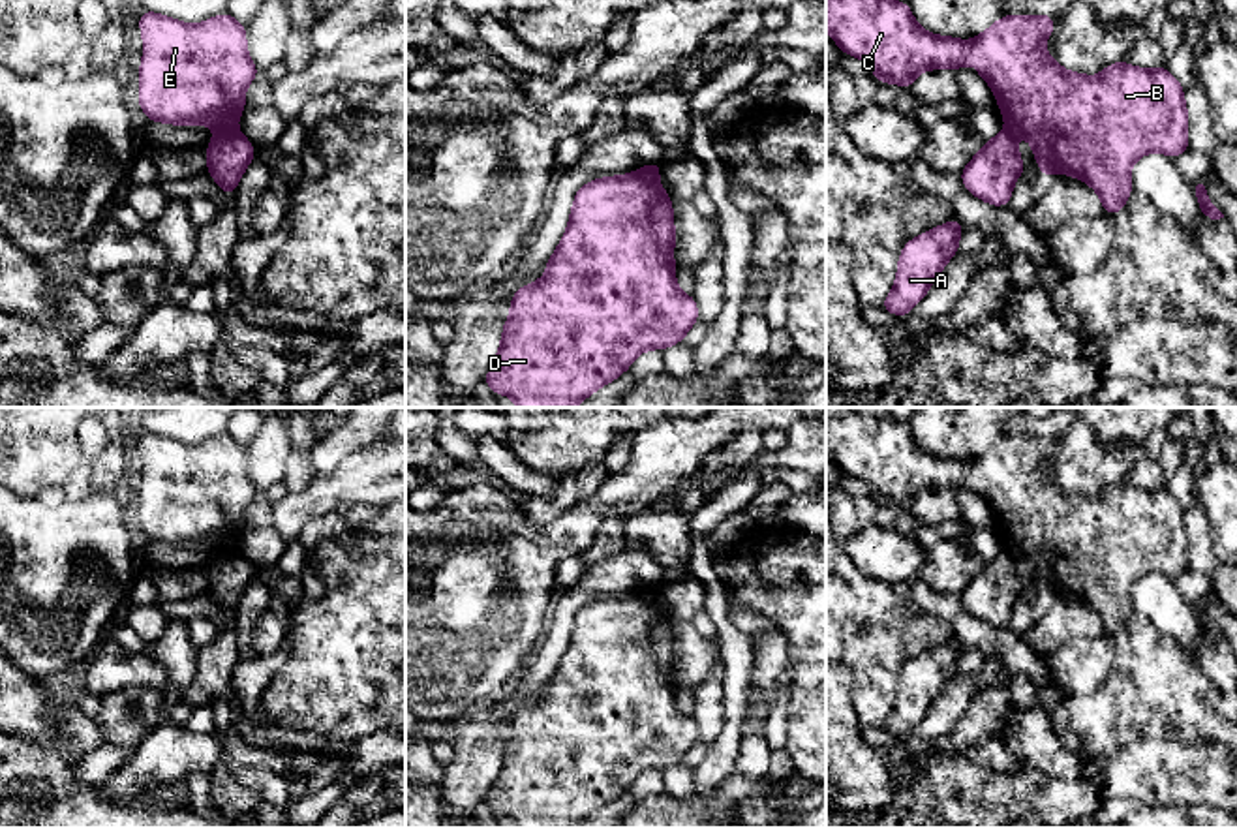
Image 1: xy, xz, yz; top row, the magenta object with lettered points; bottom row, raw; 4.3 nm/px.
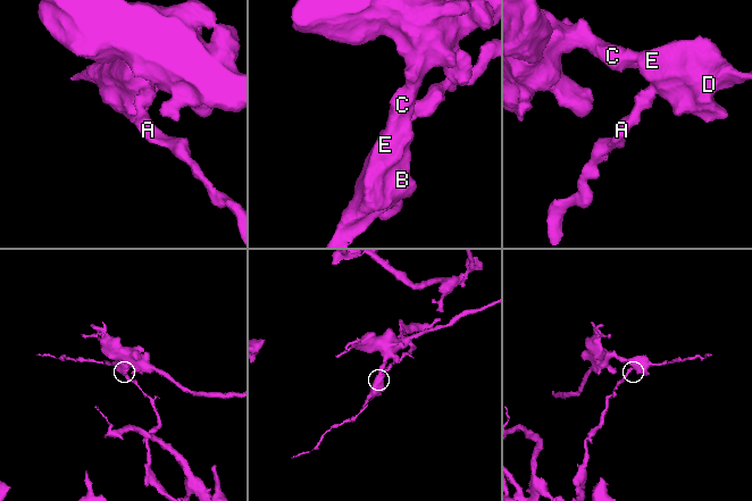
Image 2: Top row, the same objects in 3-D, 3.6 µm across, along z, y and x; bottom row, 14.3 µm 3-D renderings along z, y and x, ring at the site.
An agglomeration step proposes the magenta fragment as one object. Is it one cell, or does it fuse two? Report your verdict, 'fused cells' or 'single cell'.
fused cells

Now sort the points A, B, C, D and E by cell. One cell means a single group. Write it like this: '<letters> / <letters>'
A / B C D E

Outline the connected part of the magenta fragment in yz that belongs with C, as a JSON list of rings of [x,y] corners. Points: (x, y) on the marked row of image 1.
[[[826,0],[826,30],[845,54],[869,62],[878,83],[910,88],[925,69],[974,68],[995,92],[1006,124],[1031,141],[1040,173],[1085,180],[1098,192],[1106,216],[1117,214],[1132,193],[1130,169],[1138,158],[1190,150],[1184,90],[1166,66],[1143,69],[1121,60],[1096,77],[1068,71],[1042,45],[1053,28],[1051,15],[1004,15],[984,34],[955,39],[927,34],[907,2]]]

